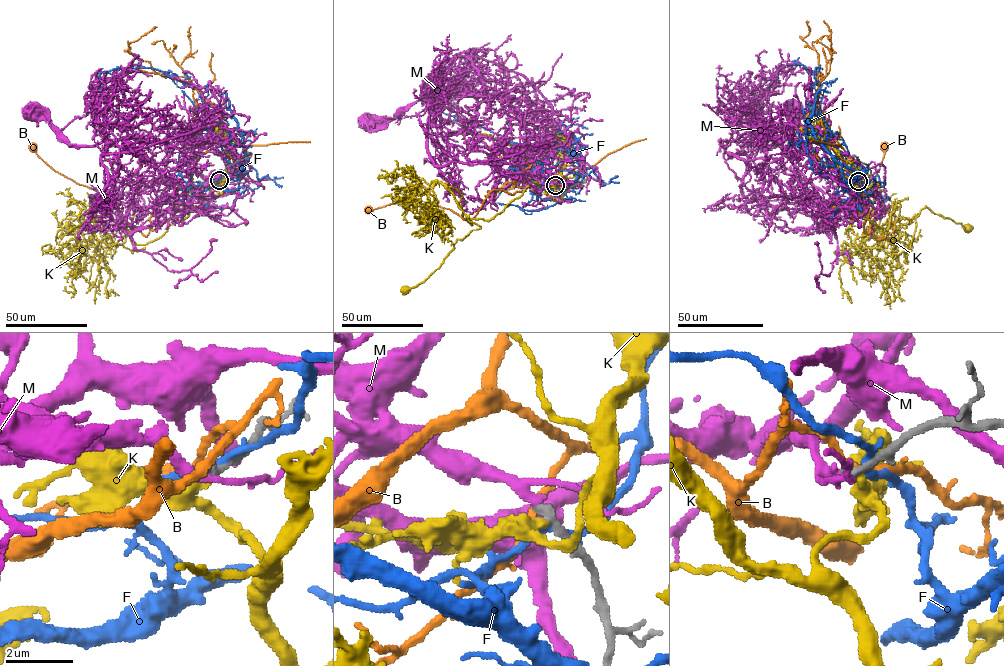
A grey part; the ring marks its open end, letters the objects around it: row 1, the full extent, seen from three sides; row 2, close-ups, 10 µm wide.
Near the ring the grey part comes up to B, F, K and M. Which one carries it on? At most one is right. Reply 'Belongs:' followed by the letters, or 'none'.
Belongs: M

